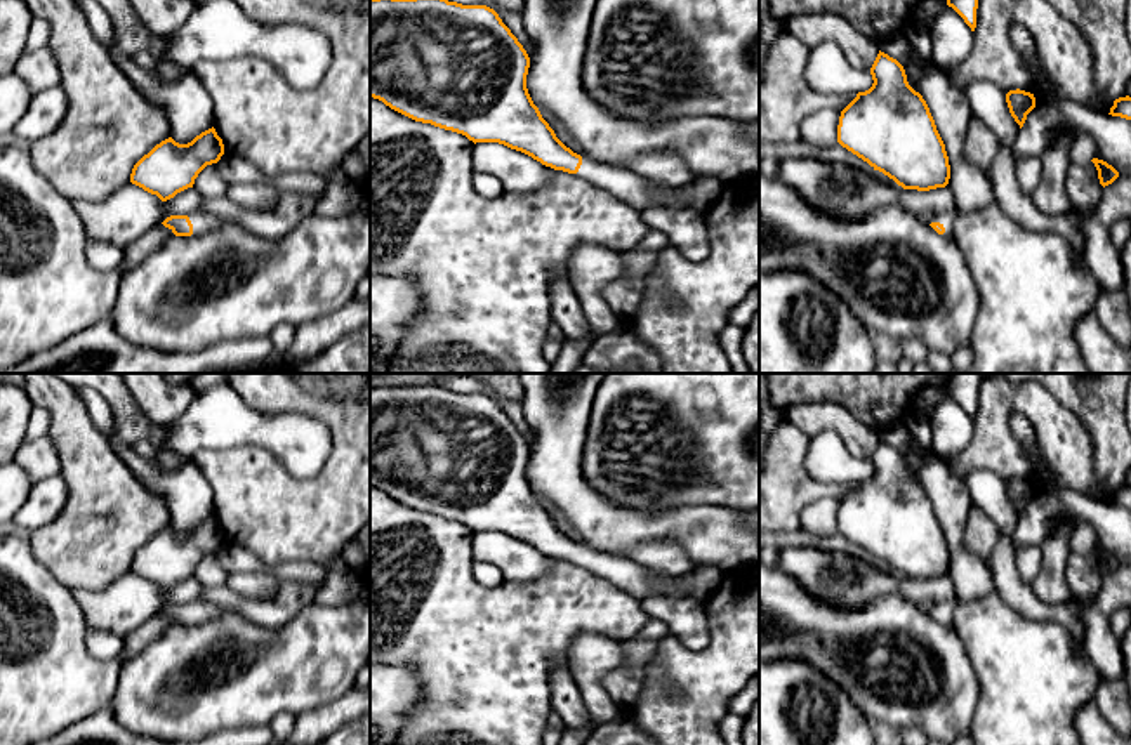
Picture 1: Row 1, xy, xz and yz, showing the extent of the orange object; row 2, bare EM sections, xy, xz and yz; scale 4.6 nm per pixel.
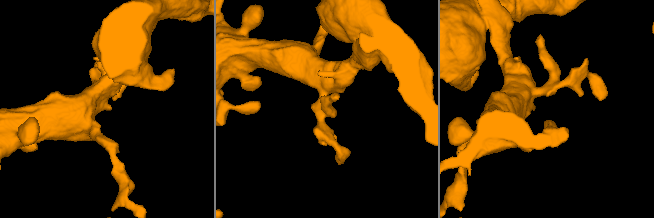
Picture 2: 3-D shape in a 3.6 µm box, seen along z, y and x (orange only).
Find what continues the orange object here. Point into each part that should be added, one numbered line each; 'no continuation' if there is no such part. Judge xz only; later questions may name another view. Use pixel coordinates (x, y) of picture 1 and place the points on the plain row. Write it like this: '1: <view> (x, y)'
1: xz (622, 572)

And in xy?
1: xy (202, 610)

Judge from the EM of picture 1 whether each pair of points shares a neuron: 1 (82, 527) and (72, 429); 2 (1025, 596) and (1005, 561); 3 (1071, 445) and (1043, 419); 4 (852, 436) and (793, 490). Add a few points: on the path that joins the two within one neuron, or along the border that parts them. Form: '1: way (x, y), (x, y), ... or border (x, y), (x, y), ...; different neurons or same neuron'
1: way (82, 502), (82, 454); same neuron
2: way (1017, 587), (1005, 570); same neuron
3: way (1064, 438), (1050, 422); same neuron
4: way (826, 422), (813, 422), (793, 443), (793, 464); same neuron

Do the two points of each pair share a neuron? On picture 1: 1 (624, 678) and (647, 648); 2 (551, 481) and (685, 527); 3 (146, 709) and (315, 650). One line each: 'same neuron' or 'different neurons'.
1: same neuron
2: same neuron
3: same neuron

